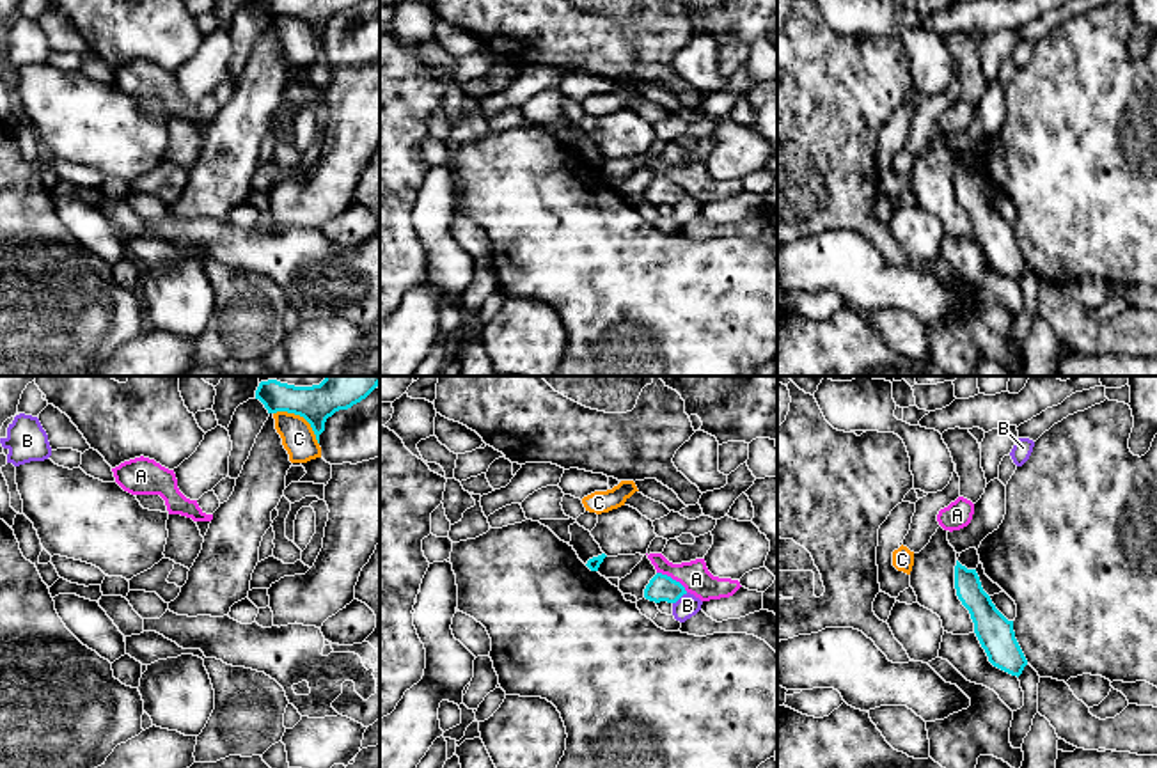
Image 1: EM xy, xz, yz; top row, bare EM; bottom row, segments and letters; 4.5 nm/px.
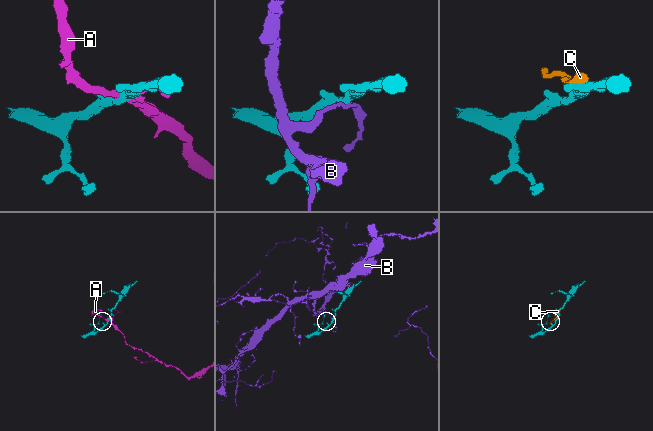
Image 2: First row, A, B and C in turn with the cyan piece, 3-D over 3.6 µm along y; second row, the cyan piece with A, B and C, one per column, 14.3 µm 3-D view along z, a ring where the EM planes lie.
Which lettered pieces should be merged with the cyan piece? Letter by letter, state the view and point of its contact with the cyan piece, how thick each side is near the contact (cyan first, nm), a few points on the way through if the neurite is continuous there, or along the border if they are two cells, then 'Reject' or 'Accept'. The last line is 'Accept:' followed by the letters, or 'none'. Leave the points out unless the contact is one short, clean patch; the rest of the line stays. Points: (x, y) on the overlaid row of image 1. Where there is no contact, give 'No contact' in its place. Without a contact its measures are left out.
A: Touches cyan at xz (671, 579). Thickness 120 nm (cyan) against 140 nm. Reject
B: Touches cyan at xz (680, 596). Thickness 120 nm (cyan) against 100 nm. Boundary: xz (687, 593), (673, 603). Reject
C: Touches cyan at xy (302, 415). Thickness 200 nm (cyan) against 150 nm. Boundary: xy (274, 412), (299, 414), (309, 424), (318, 444). Reject
Accept: none

